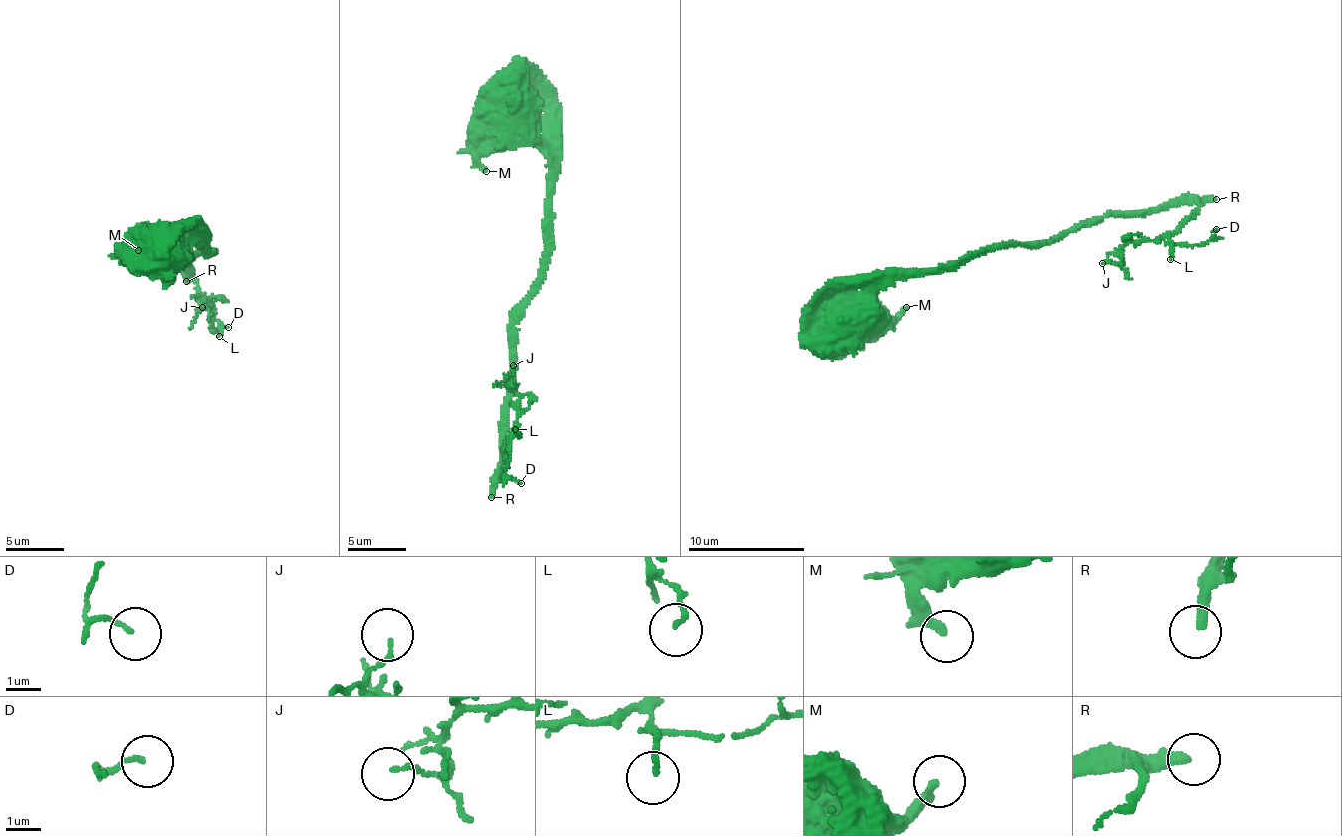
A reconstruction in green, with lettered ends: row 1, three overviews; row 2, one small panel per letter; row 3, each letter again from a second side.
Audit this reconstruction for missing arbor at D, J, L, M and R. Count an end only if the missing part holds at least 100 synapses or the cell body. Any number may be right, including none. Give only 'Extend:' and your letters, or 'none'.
Extend: R

